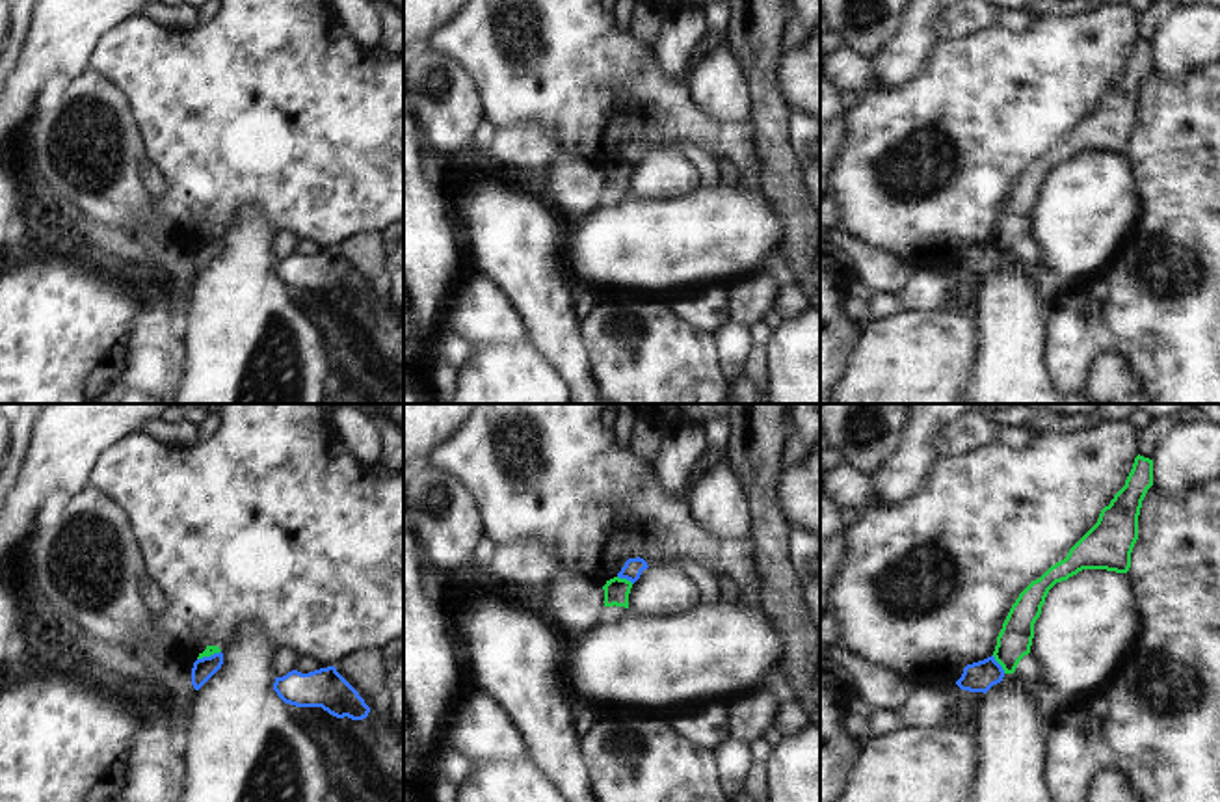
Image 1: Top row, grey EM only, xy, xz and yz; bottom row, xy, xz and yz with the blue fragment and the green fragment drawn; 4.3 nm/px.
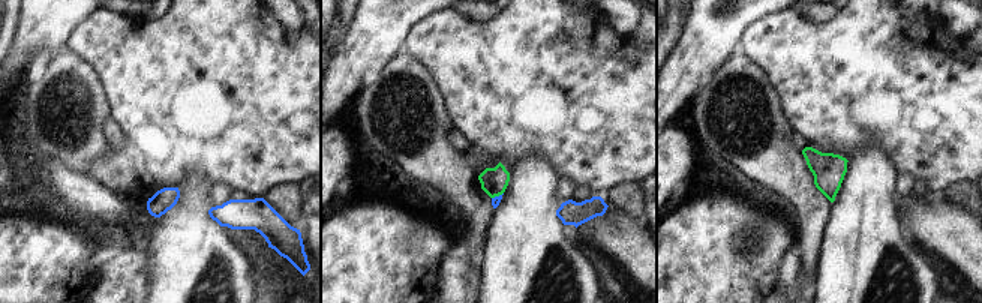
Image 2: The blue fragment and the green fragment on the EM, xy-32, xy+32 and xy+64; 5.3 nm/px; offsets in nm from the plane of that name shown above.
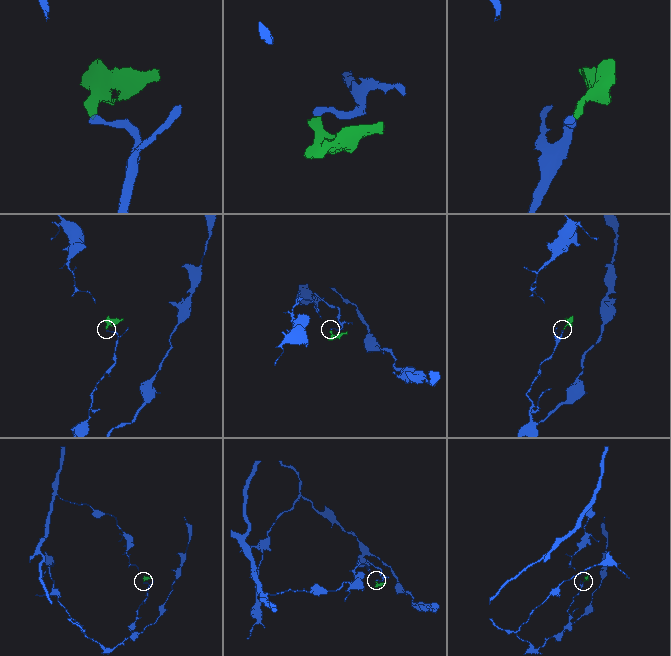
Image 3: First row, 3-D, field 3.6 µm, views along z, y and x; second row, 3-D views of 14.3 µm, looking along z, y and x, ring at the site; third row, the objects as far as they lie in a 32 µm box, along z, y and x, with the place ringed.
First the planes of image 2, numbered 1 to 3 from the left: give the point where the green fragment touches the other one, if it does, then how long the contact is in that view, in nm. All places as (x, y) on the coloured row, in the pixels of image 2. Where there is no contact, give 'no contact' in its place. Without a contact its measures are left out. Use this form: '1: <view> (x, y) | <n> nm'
1: no contact
2: xy+32 (496, 197) | 70 nm
3: no contact

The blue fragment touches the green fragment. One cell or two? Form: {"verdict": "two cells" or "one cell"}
{"verdict": "two cells"}

